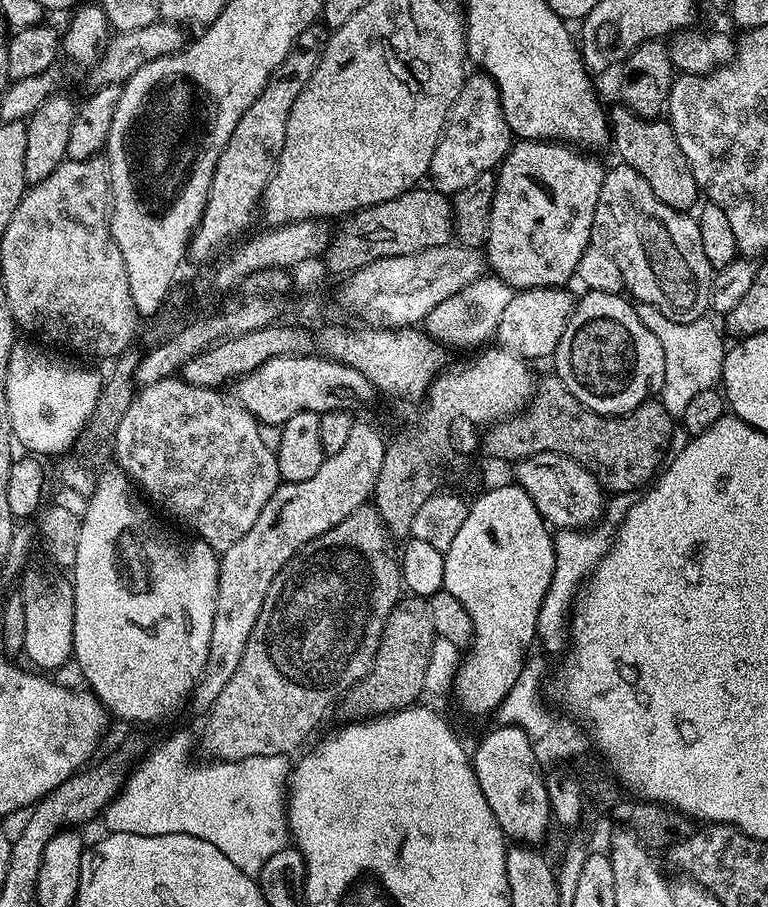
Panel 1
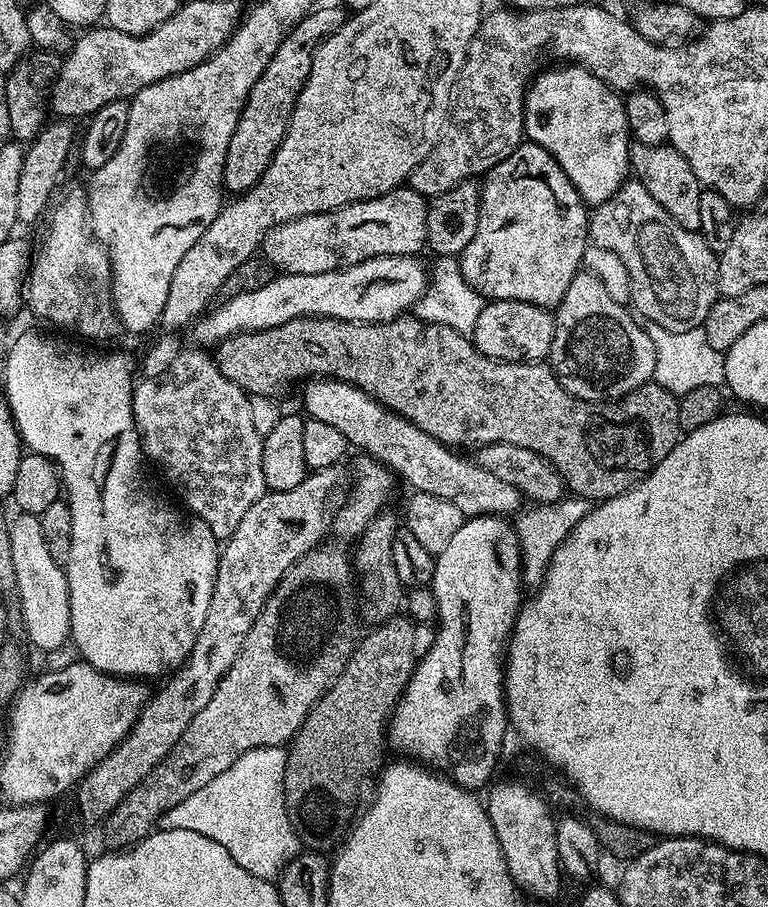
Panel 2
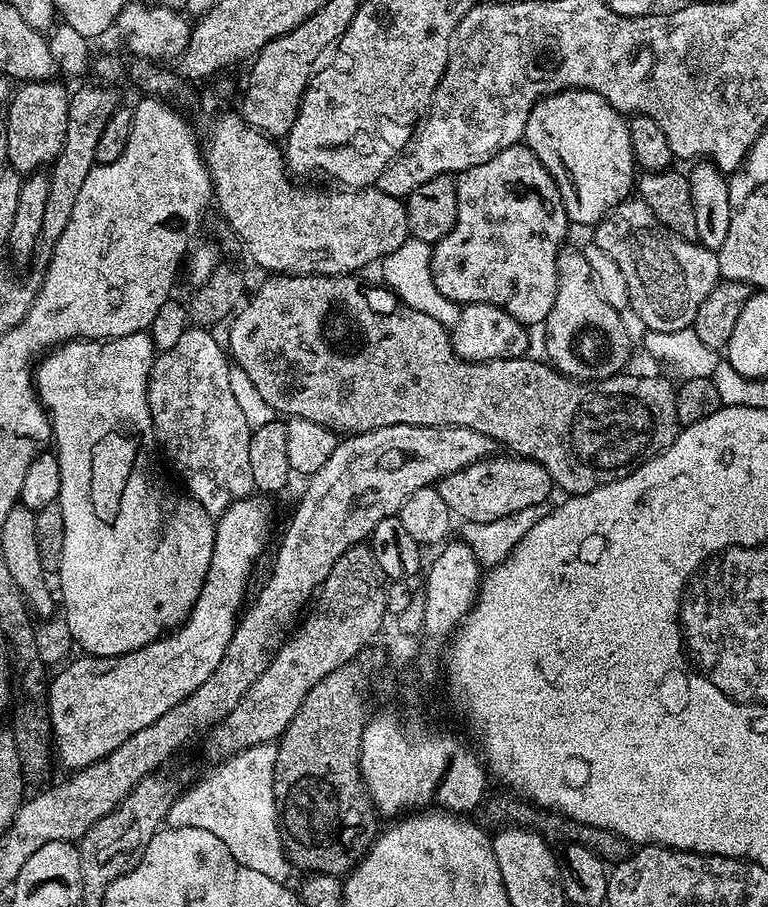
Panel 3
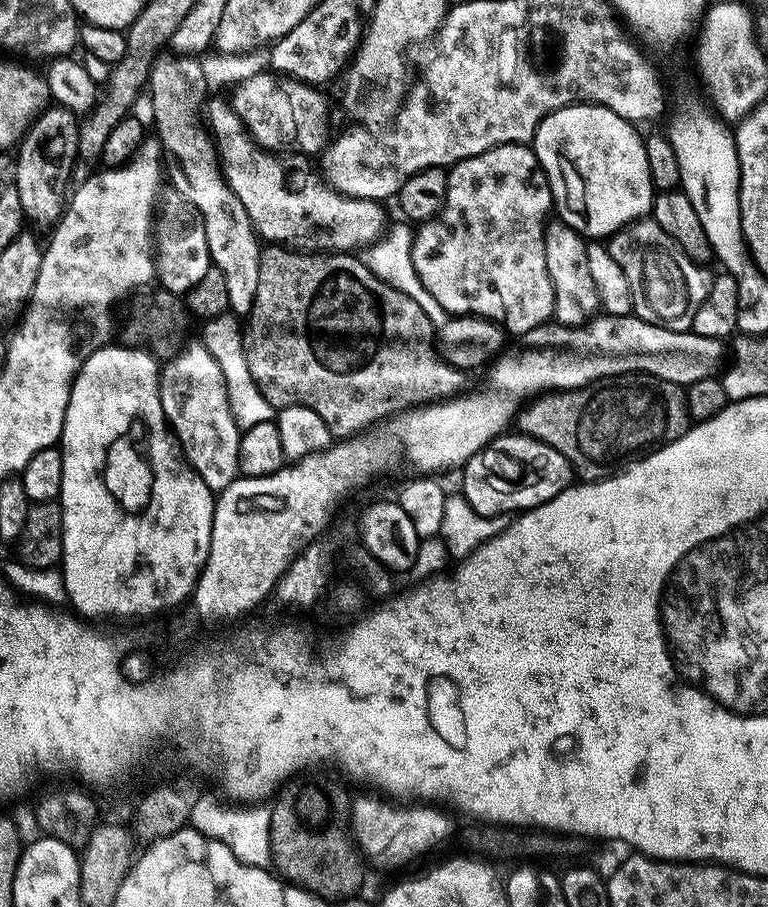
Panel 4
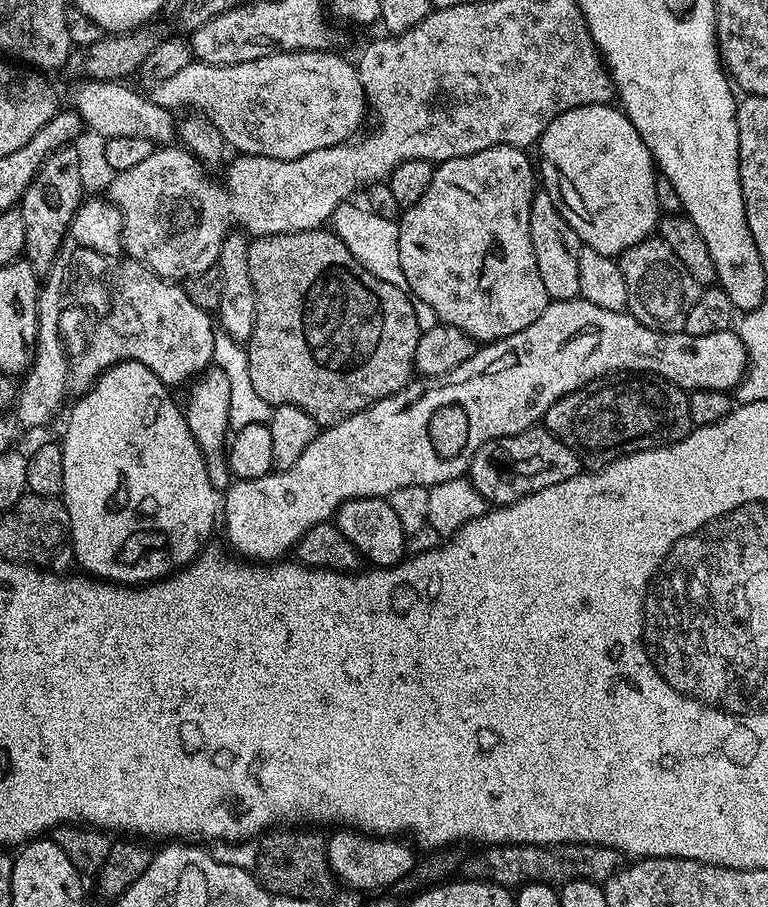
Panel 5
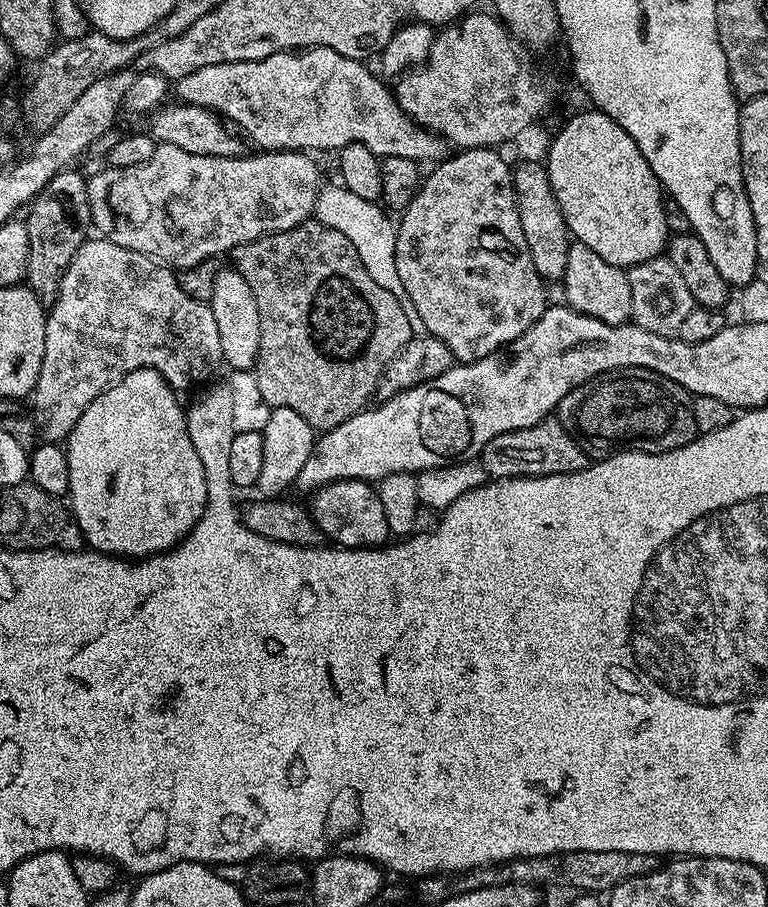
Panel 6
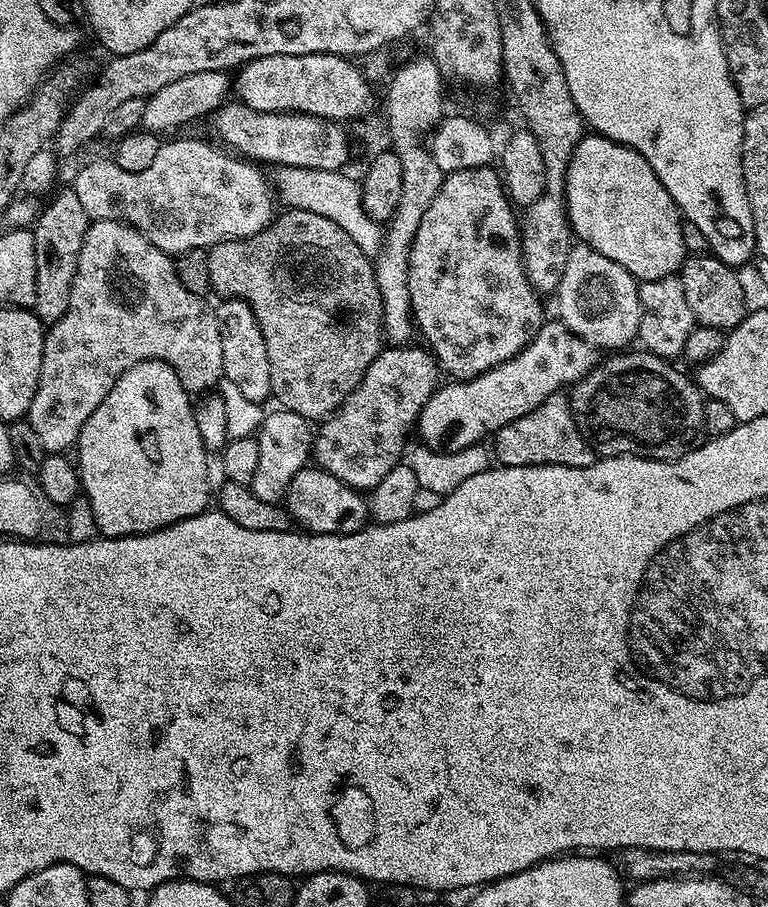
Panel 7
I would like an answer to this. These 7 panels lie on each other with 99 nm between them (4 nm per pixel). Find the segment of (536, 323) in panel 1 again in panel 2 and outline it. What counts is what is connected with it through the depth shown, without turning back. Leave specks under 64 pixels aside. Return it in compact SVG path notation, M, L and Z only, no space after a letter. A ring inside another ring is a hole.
M513 300L487 301L474 322L470 339L474 347L488 360L505 360L515 364L534 364L549 359L554 342L555 315L549 309L539 308L530 302Z

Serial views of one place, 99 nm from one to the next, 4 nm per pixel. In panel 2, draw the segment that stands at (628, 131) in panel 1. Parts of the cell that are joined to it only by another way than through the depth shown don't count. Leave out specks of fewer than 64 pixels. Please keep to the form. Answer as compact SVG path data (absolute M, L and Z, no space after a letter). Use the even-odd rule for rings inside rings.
M633 143L630 148L630 172L631 175L646 190L650 190L650 198L658 202L678 222L678 226L686 226L686 230L699 232L702 222L700 193L702 185L700 179L690 170L690 162L678 154L673 144L659 144L658 146L646 146Z

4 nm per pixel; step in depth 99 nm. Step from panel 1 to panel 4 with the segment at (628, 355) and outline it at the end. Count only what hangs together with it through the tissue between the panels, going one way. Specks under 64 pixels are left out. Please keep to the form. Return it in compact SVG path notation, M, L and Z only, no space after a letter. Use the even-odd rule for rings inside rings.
M559 218L549 219L544 225L546 246L546 274L554 286L554 320L557 324L580 326L601 311L598 290L594 290L594 277L590 275L590 261L586 259L586 240Z

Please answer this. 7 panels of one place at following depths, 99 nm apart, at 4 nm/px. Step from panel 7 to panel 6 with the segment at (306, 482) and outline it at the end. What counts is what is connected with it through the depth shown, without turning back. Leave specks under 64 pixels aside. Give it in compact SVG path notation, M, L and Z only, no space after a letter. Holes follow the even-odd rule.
M335 480L311 493L314 522L333 545L341 548L379 548L390 540L379 491L366 480Z

